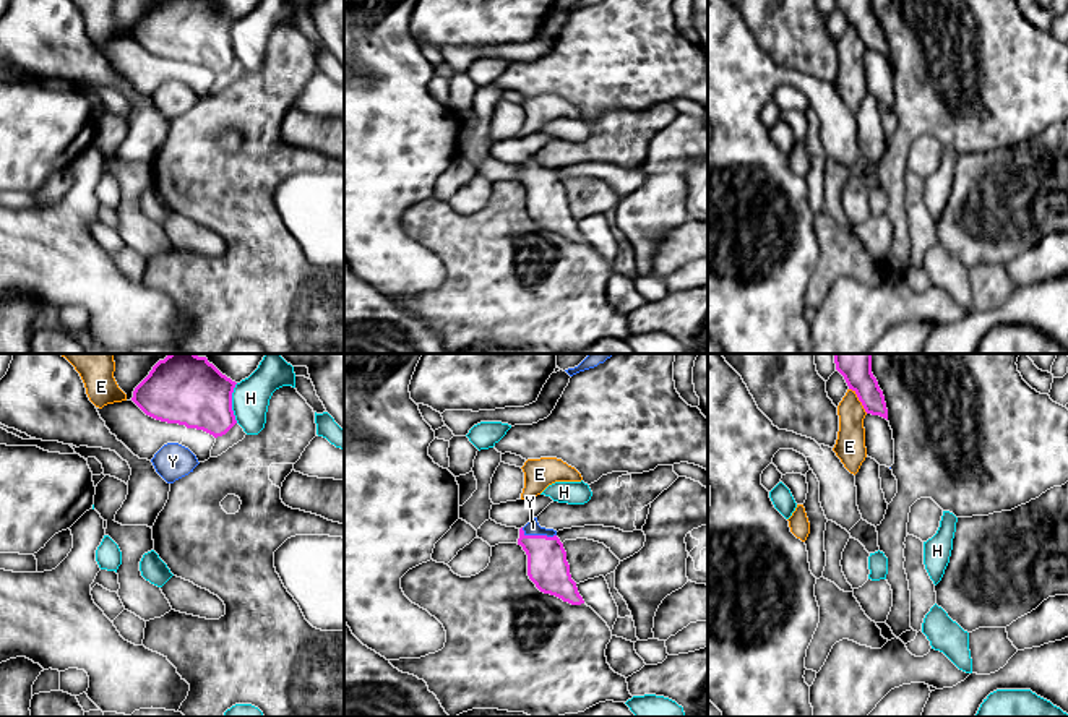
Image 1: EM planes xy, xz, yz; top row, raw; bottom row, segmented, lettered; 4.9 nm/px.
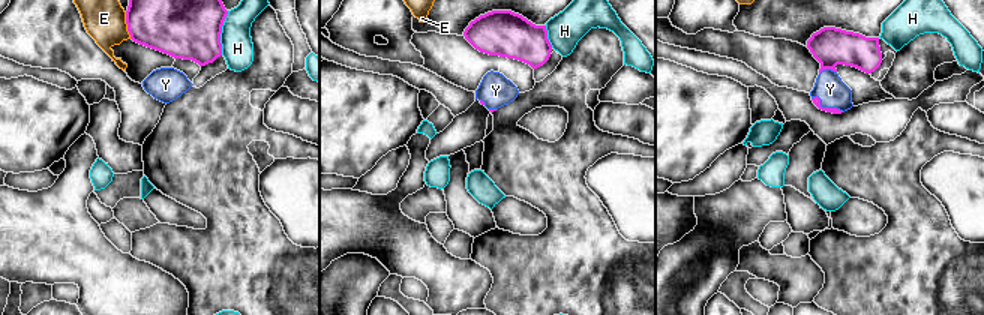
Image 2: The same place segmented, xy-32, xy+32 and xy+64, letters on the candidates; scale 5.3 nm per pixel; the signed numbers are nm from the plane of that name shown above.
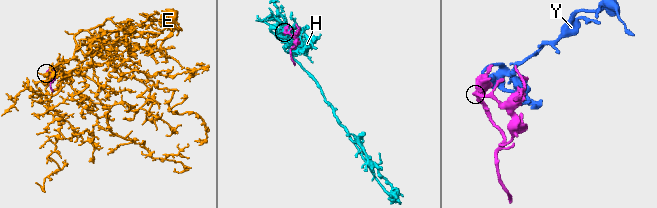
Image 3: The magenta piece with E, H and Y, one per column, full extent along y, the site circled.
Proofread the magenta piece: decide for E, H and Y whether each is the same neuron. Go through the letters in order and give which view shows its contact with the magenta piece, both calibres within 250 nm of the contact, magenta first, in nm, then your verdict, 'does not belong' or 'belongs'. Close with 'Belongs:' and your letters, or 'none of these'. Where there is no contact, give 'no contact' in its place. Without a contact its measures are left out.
E: contact in yz; calibres 140 and 150 nm; does not belong
H: contact in xy; calibres 320 and 190 nm; does not belong
Y: contact in xz; calibres 200 and 70 nm; belongs
Belongs: Y

